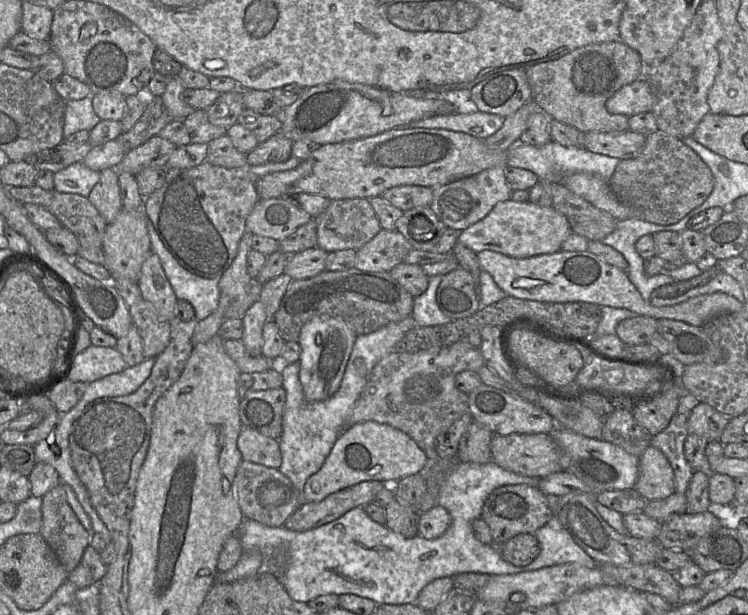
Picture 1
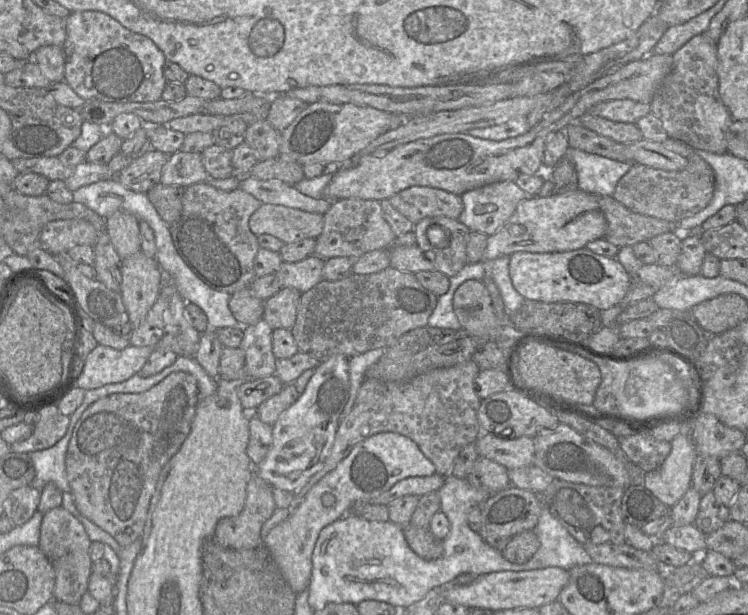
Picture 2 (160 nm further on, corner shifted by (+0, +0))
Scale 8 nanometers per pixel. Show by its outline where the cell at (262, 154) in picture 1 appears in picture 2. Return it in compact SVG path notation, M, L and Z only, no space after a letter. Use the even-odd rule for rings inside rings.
M280 156L258 161L249 175L260 180L277 179L293 186L305 178L300 164Z

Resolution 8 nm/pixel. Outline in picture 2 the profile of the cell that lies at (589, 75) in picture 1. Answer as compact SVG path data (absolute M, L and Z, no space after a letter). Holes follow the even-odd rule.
M585 113L578 121L583 127L621 144L631 144L643 139L640 129L634 123L622 123Z

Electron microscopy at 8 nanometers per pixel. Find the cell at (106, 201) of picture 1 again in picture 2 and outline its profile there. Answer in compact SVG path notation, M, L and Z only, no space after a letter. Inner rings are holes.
M117 211L105 219L106 232L120 258L141 251L139 220L130 213Z

